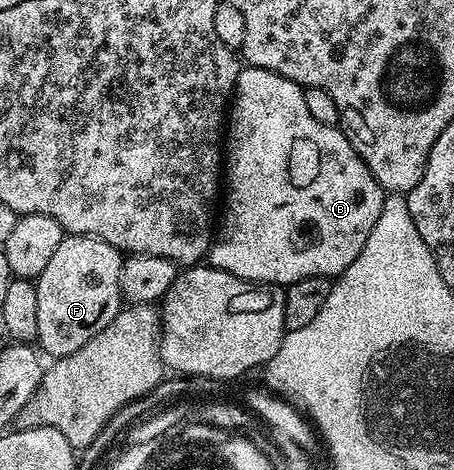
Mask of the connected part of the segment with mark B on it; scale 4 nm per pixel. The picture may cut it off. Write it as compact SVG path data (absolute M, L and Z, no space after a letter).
M250 67L239 70L239 77L235 80L233 100L229 105L229 120L225 125L225 196L221 201L221 220L218 222L217 232L214 234L209 250L209 264L215 269L229 271L246 281L280 287L286 287L295 281L310 277L335 279L347 270L349 263L353 263L357 255L361 255L361 247L365 247L365 239L369 239L369 231L373 231L373 223L377 223L377 215L381 215L385 190L377 183L377 179L373 179L369 167L359 158L342 128L317 123L317 119L309 115L305 107L303 90L302 85L293 83L273 71Z

